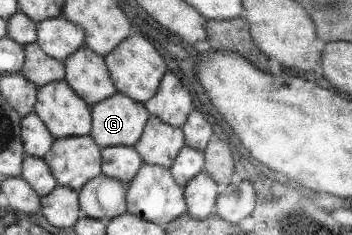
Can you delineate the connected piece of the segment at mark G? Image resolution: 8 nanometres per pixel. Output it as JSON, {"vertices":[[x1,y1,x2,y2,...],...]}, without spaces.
{"vertices":[[114,92,105,100,90,105,89,136,98,147,133,146,141,136,149,113,143,104]]}

